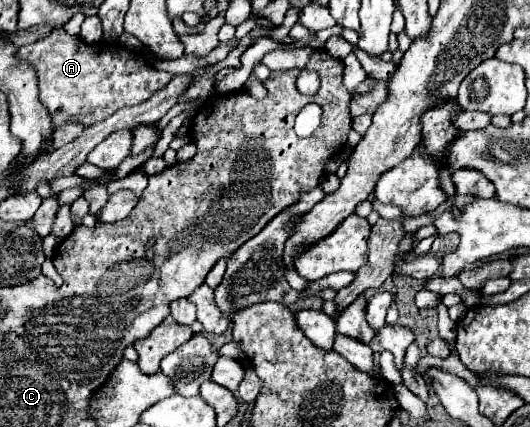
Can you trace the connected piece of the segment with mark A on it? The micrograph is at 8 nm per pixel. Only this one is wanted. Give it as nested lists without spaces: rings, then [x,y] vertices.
[[[54,28],[48,36],[20,46],[18,58],[34,66],[40,102],[52,114],[54,126],[64,126],[66,122],[92,126],[120,108],[142,104],[174,76],[170,72],[158,72],[144,58],[128,58],[128,48],[122,44],[86,44],[82,38],[70,36],[64,28]]]

